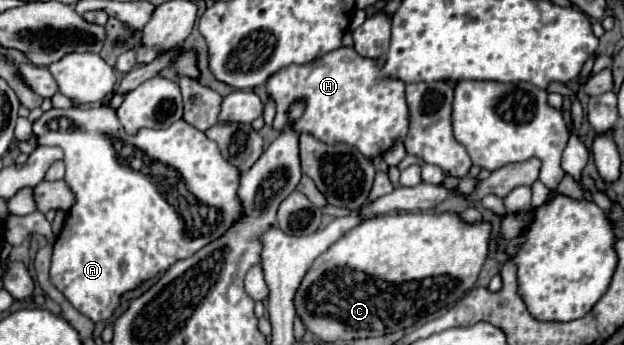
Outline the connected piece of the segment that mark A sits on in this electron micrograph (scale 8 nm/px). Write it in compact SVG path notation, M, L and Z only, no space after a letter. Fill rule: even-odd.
M108 104L68 110L52 108L34 122L34 134L40 144L60 146L64 150L64 182L74 192L74 204L54 244L50 282L80 314L94 322L108 320L126 292L136 290L142 282L168 270L174 262L190 258L222 236L234 220L242 220L244 216L242 202L238 200L238 168L222 158L214 140L206 138L204 132L186 120L178 120L166 130L142 128L136 134L128 134L116 110ZM200 208L214 208L214 216L194 214Z

